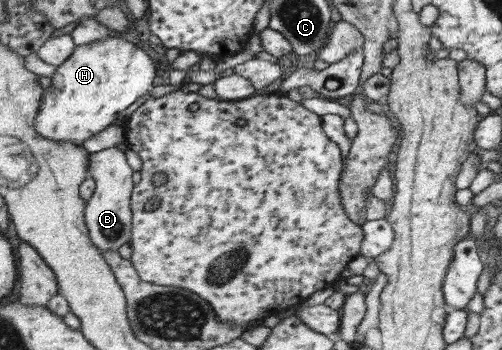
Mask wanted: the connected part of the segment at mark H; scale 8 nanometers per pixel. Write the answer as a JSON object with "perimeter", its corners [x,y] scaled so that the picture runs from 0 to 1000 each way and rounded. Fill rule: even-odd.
{"perimeter":[[[219,94],[205,114],[149,131],[139,160],[112,191],[100,223],[102,240],[80,280],[80,303],[68,337],[68,374],[78,389],[110,406],[143,406],[159,417],[183,383],[223,357],[241,314],[271,291],[287,269],[297,269],[311,217],[307,217],[307,183],[287,143]]]}

